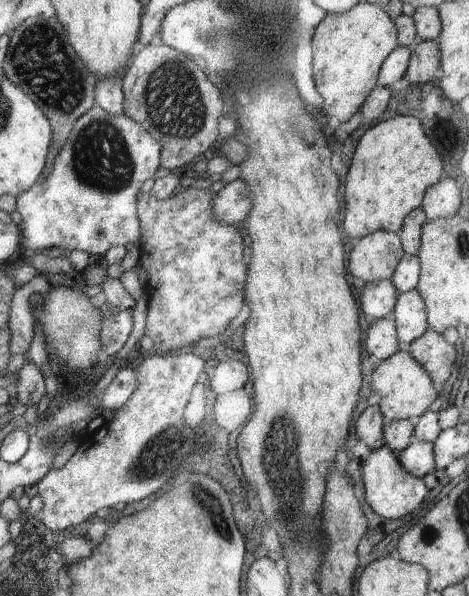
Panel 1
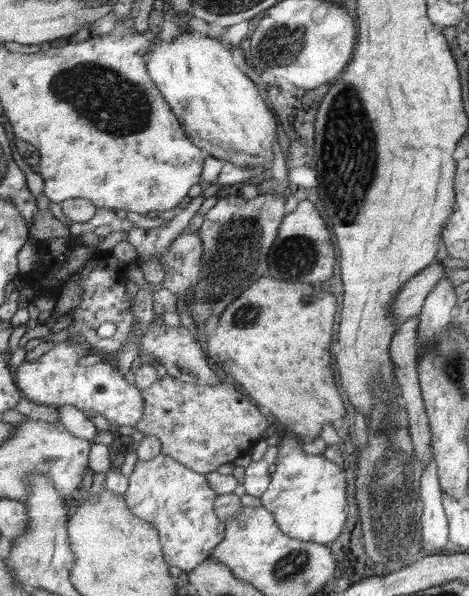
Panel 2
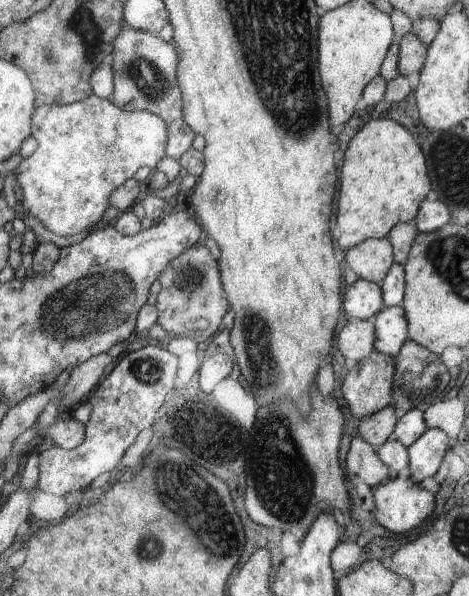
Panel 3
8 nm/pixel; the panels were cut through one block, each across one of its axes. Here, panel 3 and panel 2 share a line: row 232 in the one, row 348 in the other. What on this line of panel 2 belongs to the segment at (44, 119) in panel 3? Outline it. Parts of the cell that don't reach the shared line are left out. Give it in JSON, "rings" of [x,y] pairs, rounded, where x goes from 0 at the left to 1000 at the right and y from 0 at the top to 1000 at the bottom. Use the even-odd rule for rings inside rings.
{"rings":[[[156,570],[147,577],[117,577],[109,591],[96,591],[83,604],[49,607],[49,614],[28,621],[32,641],[45,651],[45,661],[66,671],[70,678],[100,681],[126,688],[130,681],[160,681],[173,691],[207,691],[232,711],[245,718],[254,715],[292,715],[313,698],[313,674],[305,668],[305,654],[292,648],[271,644],[267,631],[254,624],[254,617],[237,614],[232,607],[215,607],[207,614],[177,617],[168,614],[173,601],[194,597],[198,591],[190,581],[181,581],[168,570]],[[156,577],[173,577],[168,584]]]}

